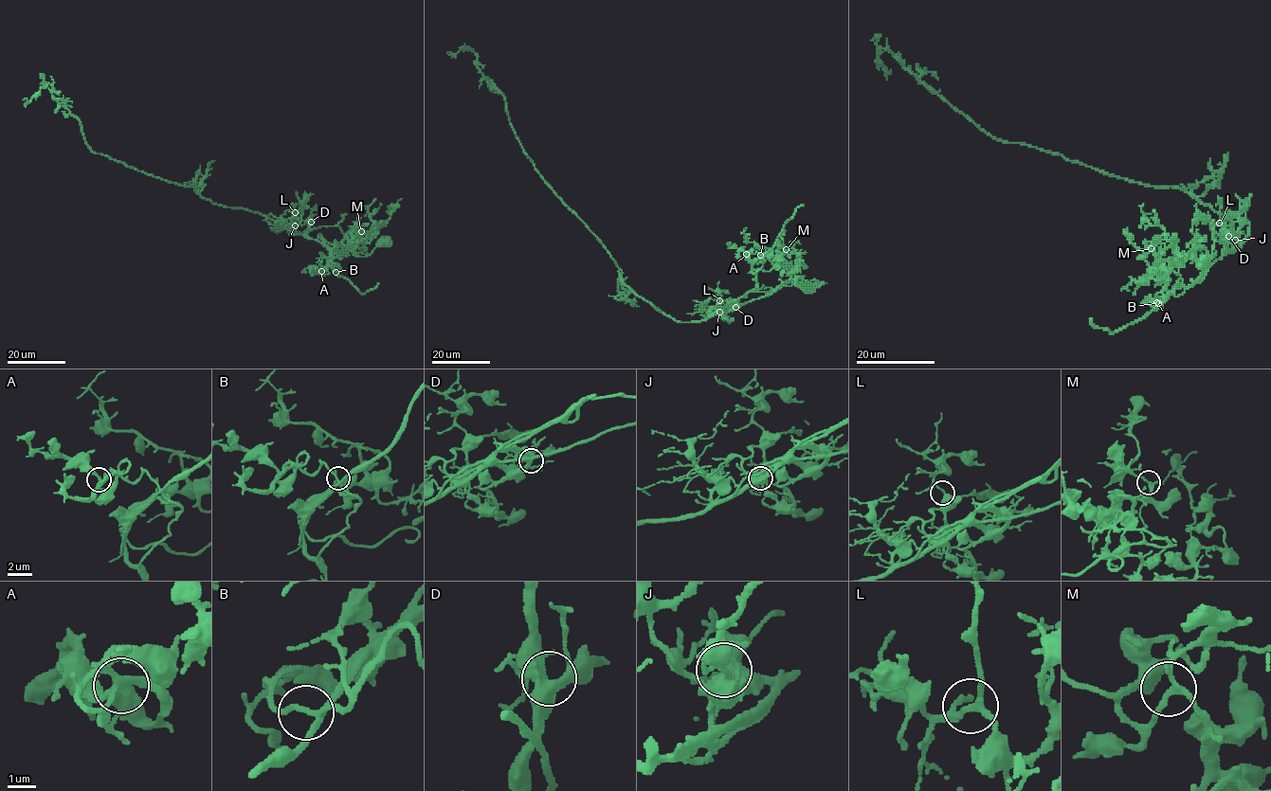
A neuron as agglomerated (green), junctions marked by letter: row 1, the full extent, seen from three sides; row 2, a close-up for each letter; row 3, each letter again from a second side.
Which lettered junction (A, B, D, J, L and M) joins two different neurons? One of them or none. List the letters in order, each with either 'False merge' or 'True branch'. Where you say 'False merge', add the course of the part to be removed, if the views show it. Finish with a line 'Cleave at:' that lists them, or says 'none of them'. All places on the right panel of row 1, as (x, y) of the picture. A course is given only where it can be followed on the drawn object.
A: True branch
B: True branch
D: True branch
J: False merge. Course of the part to remove: (1235, 240), (1233, 251), (1190, 284), (1177, 285), (1174, 266), (1162, 269), (1163, 279), (1133, 280), (1120, 290)
L: True branch
M: True branch
Cleave at: J

